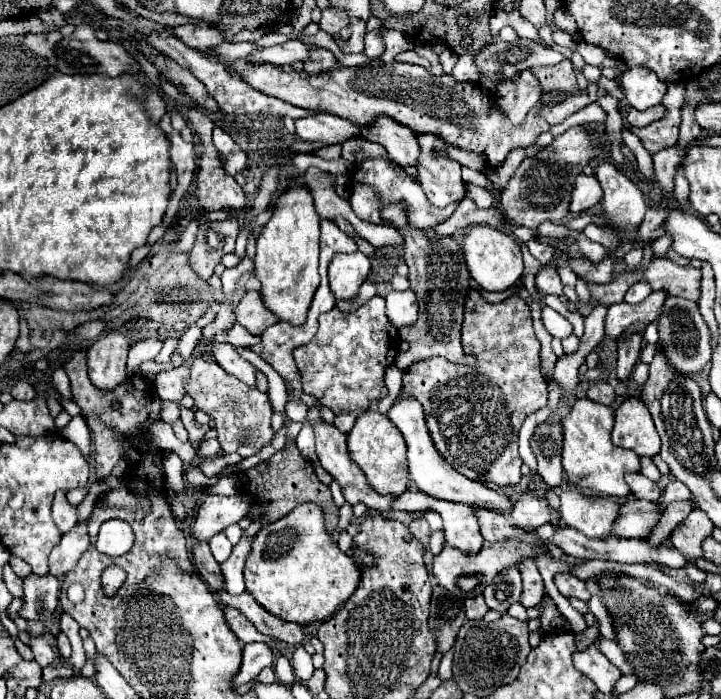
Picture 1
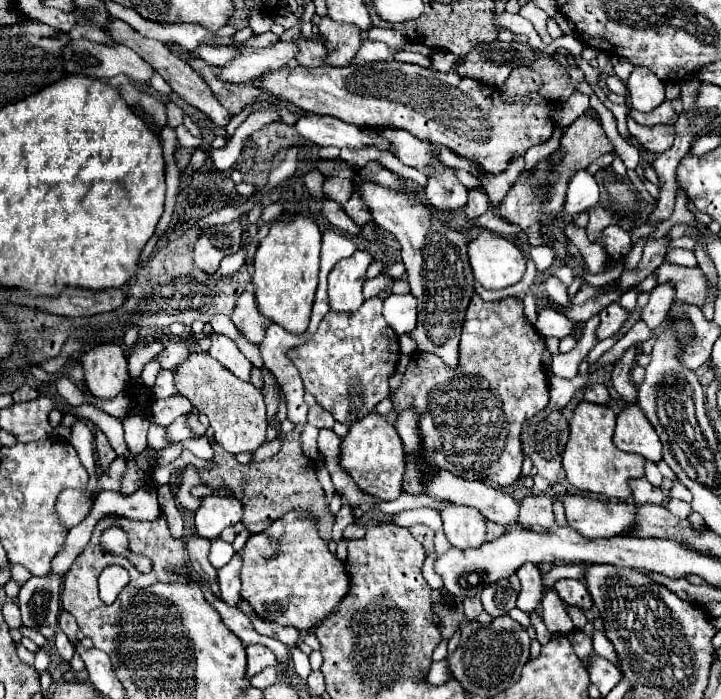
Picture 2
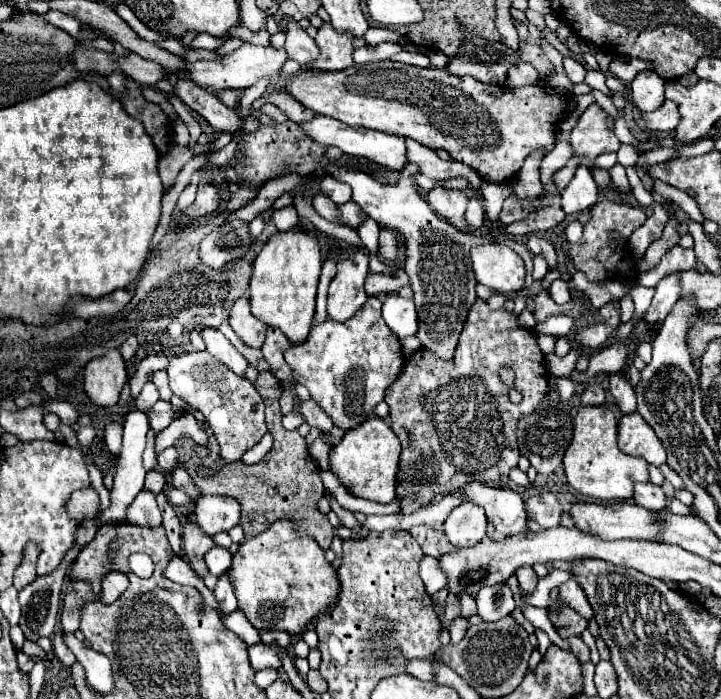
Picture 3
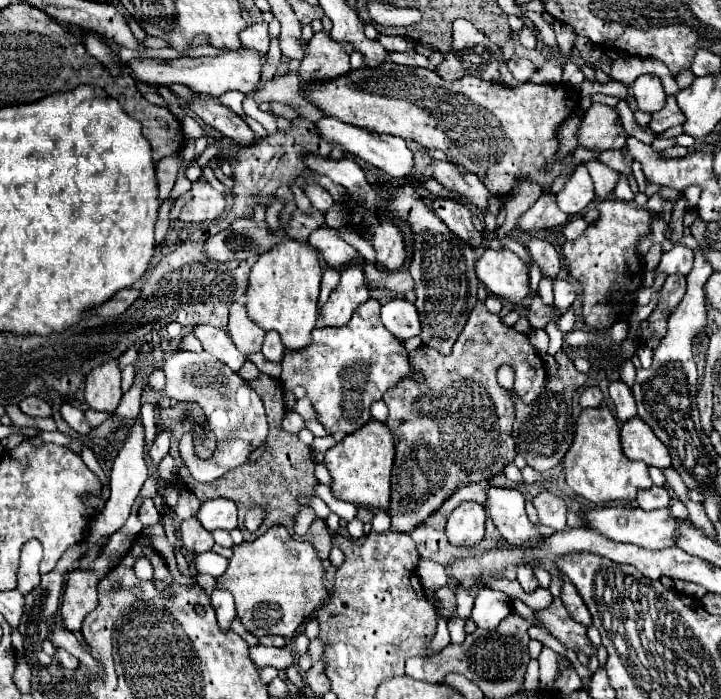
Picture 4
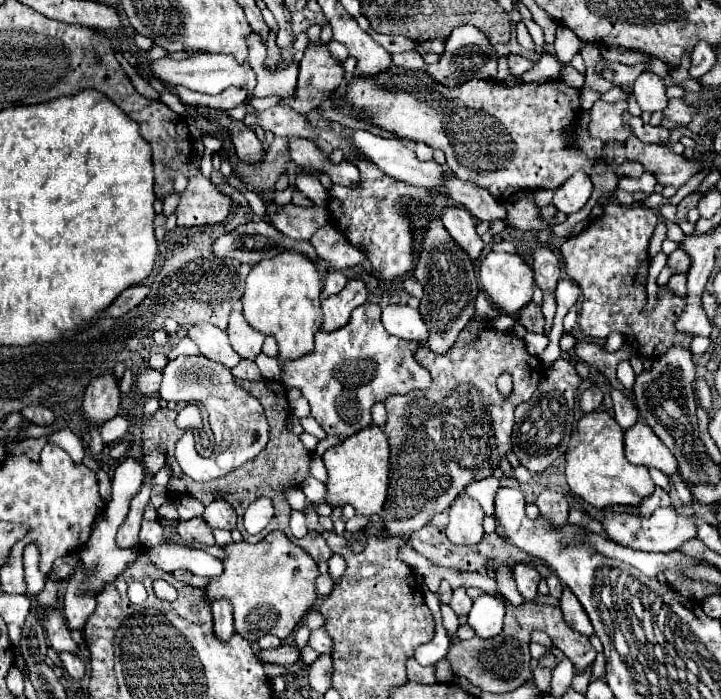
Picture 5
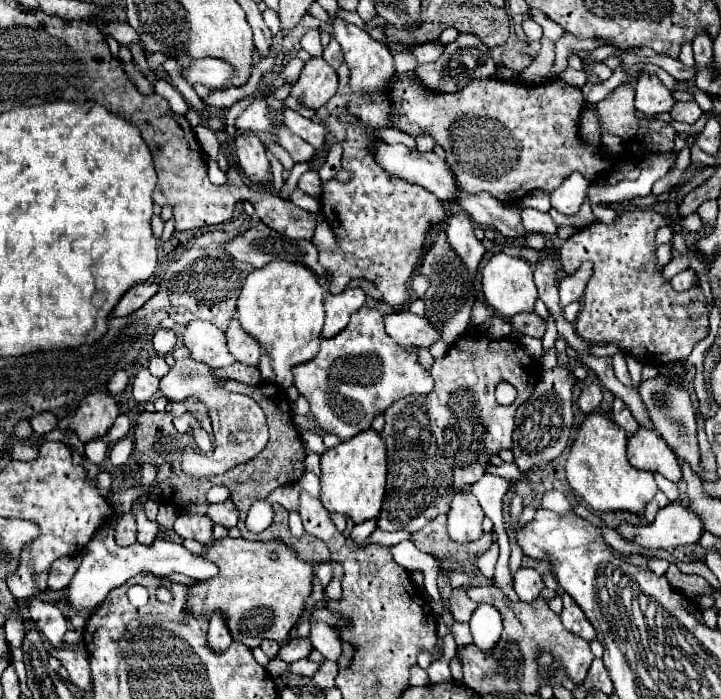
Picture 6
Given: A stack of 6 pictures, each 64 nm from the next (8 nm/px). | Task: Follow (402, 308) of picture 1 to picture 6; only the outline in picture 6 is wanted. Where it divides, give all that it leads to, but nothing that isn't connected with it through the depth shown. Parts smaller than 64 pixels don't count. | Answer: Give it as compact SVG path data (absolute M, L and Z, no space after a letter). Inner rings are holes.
M410 310L390 314L384 318L384 322L386 334L402 348L430 348L434 342L438 342L438 328Z

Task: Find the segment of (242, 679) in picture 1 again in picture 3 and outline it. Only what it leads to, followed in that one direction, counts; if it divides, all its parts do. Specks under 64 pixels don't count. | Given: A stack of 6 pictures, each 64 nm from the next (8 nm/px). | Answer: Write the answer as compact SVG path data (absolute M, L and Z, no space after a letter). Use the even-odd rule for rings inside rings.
M254 644L248 648L250 652L250 662L252 668L258 672L262 668L280 668L282 666L282 658L278 654L278 650L274 646L266 646L266 644Z

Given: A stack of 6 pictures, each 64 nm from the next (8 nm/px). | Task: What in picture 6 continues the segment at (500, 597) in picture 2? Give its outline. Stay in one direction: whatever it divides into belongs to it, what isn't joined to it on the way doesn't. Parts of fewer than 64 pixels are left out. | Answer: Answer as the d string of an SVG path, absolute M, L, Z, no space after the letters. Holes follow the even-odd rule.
M480 604L478 610L470 618L470 630L474 644L484 652L490 654L498 644L502 632L502 618L500 612L490 604Z

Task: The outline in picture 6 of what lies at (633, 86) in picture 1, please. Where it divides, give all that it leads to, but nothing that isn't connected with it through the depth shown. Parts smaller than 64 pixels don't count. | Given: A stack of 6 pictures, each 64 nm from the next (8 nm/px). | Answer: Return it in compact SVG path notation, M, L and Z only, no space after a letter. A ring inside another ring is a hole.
M644 72L636 82L636 108L644 114L670 112L674 106L672 92L660 82L656 74Z

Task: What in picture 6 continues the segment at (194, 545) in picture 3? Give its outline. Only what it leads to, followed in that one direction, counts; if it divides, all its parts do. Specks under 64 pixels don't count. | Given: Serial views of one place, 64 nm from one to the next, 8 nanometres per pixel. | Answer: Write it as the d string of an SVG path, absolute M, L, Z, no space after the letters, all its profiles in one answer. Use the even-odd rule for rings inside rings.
M180 514L174 522L174 532L180 538L194 538L202 544L212 542L212 522L206 514Z

